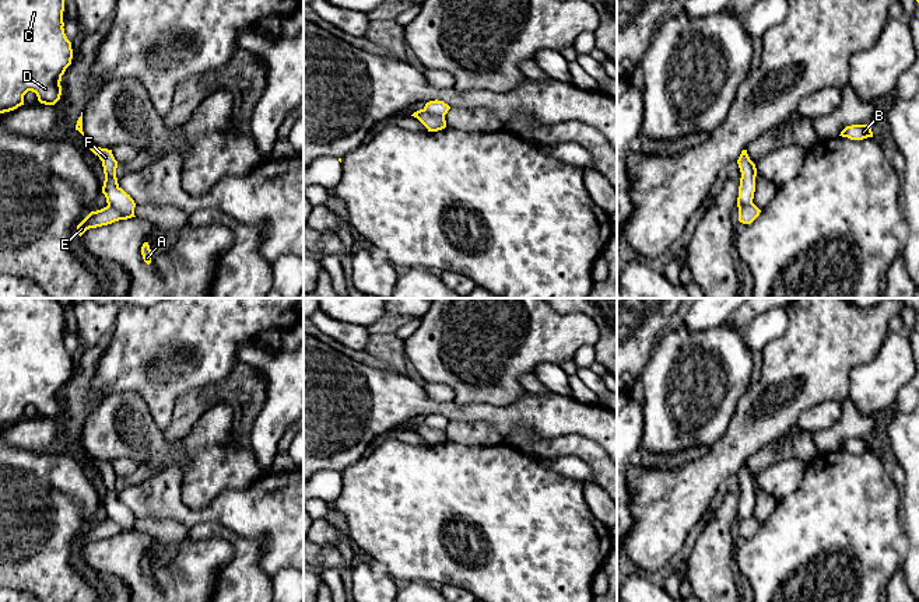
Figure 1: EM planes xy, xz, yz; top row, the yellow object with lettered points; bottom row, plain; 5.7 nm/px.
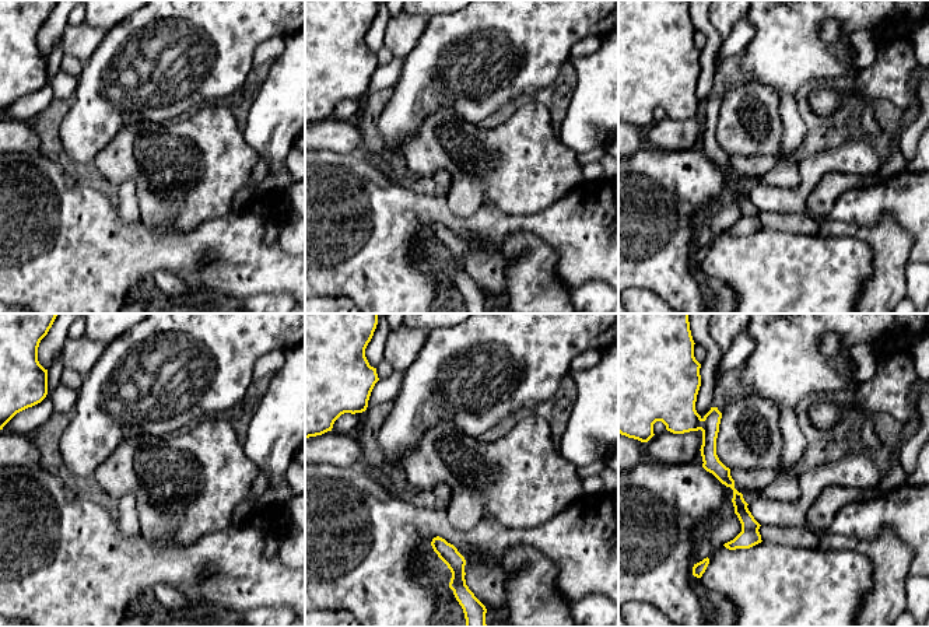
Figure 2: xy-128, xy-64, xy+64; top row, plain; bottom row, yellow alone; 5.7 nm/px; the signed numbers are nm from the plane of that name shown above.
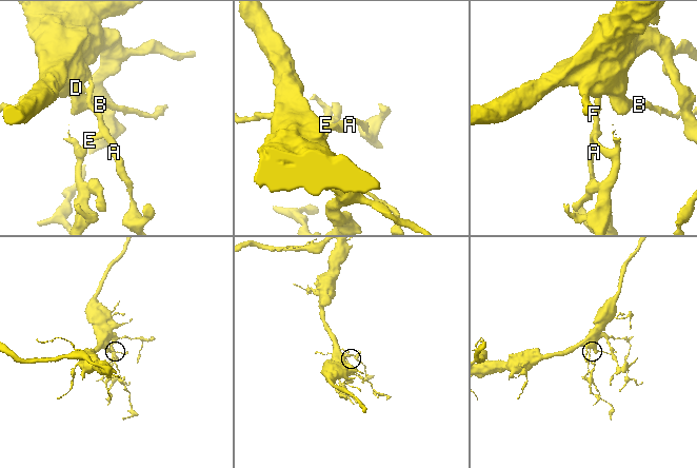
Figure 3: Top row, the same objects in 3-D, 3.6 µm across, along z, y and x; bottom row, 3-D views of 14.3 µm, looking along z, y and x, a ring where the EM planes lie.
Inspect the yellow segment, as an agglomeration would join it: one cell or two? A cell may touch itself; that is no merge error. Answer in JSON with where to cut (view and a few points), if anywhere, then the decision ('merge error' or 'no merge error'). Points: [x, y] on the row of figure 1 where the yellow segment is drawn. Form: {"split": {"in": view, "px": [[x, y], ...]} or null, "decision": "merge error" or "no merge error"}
{"split": {"in": "xz", "px": [[424, 108], [431, 114], [444, 116]]}, "decision": "merge error"}

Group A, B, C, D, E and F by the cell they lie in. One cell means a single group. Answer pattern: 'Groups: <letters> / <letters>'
Groups: A B C D F / E

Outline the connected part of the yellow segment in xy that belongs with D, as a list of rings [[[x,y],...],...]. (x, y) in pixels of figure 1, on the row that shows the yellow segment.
[[[0,0],[0,113],[24,105],[28,91],[45,105],[60,99],[62,76],[73,59],[63,11],[64,0]]]

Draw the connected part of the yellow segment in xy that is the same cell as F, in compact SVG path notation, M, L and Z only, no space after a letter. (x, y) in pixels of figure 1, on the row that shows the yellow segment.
M87 139L90 150L99 157L104 167L105 181L102 193L106 197L108 206L116 209L122 214L122 220L127 220L134 216L136 203L117 183L116 168L117 161L115 160L112 150L92 146Z

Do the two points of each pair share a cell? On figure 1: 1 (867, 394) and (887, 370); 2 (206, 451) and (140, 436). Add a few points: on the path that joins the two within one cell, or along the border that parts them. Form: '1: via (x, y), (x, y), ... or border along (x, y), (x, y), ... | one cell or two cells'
1: via (873, 388), (884, 375) | one cell
2: via (189, 451), (157, 451) | one cell

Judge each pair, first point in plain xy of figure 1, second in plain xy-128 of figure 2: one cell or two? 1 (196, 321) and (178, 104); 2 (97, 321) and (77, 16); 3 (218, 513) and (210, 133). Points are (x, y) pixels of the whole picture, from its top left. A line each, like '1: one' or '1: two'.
1: one
2: two
3: two

